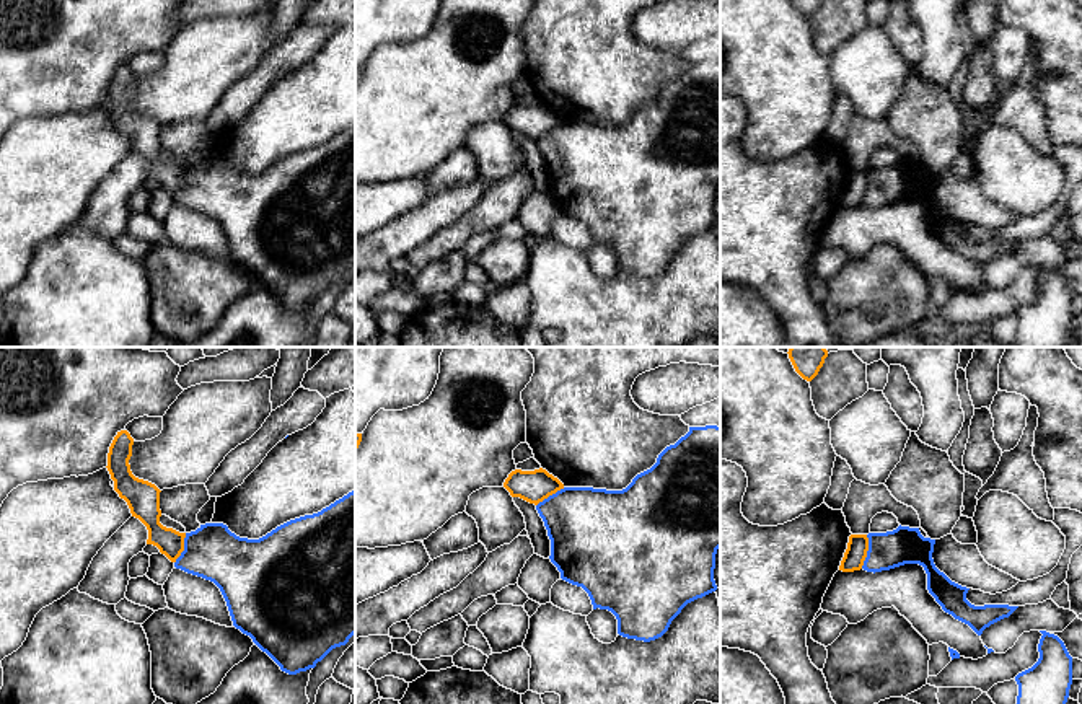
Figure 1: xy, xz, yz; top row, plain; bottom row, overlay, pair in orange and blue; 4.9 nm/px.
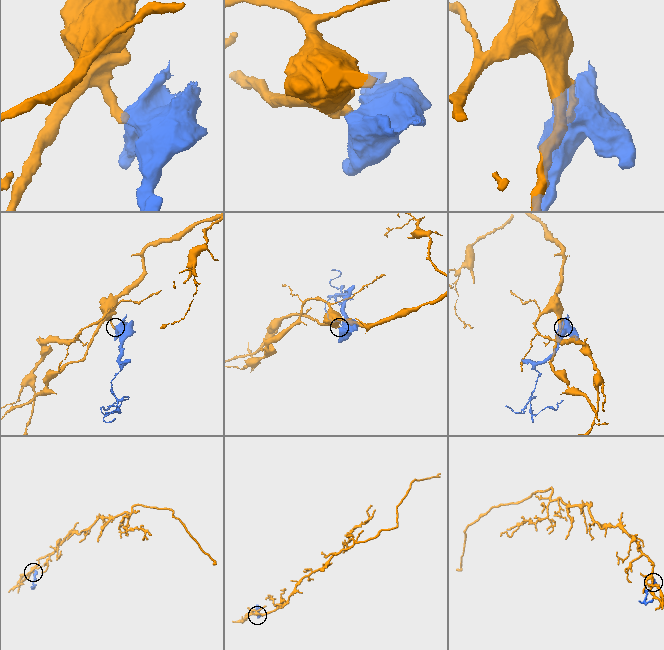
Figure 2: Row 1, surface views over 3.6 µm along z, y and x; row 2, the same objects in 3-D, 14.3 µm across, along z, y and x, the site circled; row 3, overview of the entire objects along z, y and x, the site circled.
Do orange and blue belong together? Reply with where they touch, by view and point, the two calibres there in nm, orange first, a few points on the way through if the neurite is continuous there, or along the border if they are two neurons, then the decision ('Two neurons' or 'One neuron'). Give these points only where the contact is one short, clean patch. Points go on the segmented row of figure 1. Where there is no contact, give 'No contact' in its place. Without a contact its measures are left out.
Touches orange at yz (867, 550). Thickness 110 nm (orange) against 180 nm. Boundary: yz (867, 535), (867, 556), (861, 567). Two neurons

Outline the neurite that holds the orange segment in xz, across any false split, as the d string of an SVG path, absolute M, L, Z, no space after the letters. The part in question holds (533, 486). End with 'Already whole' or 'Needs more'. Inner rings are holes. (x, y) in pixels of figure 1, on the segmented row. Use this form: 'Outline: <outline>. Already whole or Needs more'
Outline: M539 468L534 471L512 471L505 479L504 487L512 497L520 497L530 504L538 505L549 495L564 489L564 484L546 469Z. Already whole

